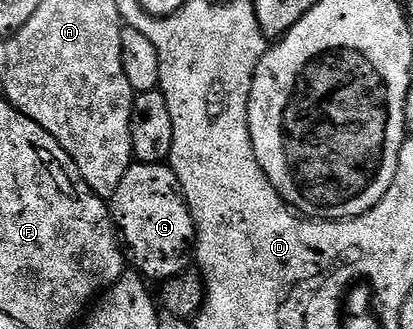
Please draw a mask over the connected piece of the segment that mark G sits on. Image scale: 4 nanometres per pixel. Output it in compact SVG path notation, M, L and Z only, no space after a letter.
M168 163L164 164L130 164L127 174L123 174L123 182L119 182L119 190L115 190L111 201L111 215L120 243L123 245L123 255L130 265L133 264L138 273L146 281L164 282L180 272L186 271L191 260L191 245L195 240L193 219L185 196L177 184L177 176Z

